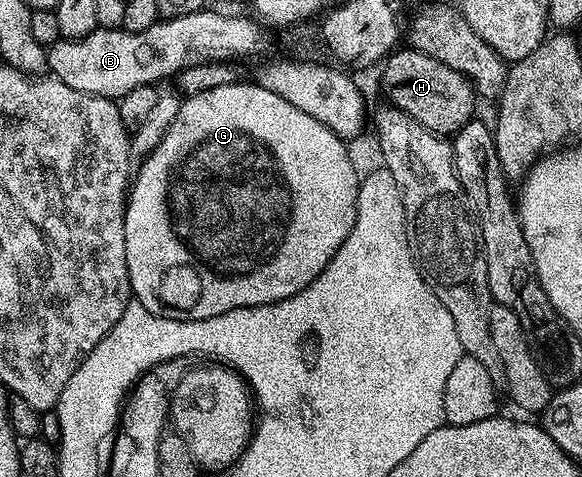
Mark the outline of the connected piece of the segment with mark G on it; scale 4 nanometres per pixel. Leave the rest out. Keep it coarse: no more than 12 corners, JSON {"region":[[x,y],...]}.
{"region":[[257,82],[186,96],[133,173],[133,299],[286,300],[360,172]]}

